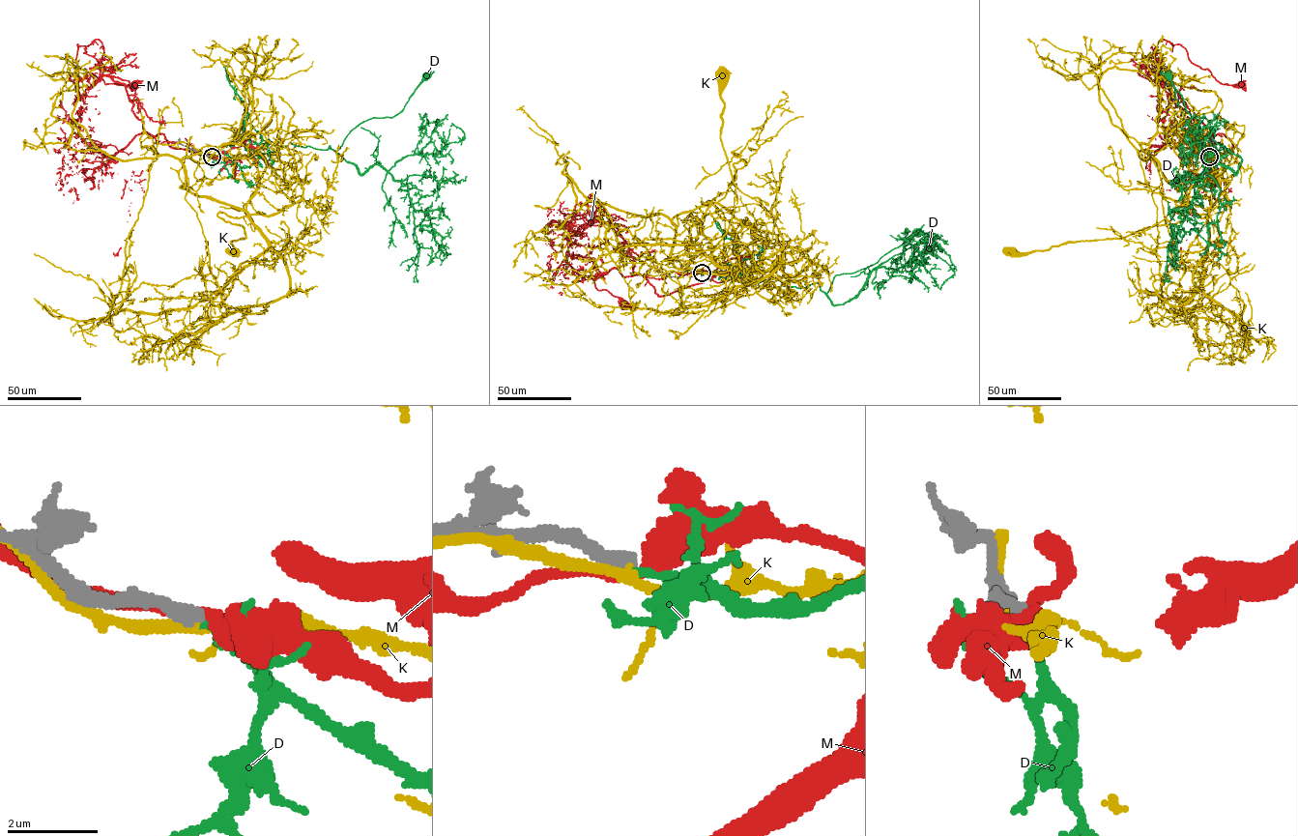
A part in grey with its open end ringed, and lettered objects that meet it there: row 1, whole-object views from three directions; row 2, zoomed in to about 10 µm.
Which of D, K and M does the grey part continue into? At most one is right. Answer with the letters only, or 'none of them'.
D

